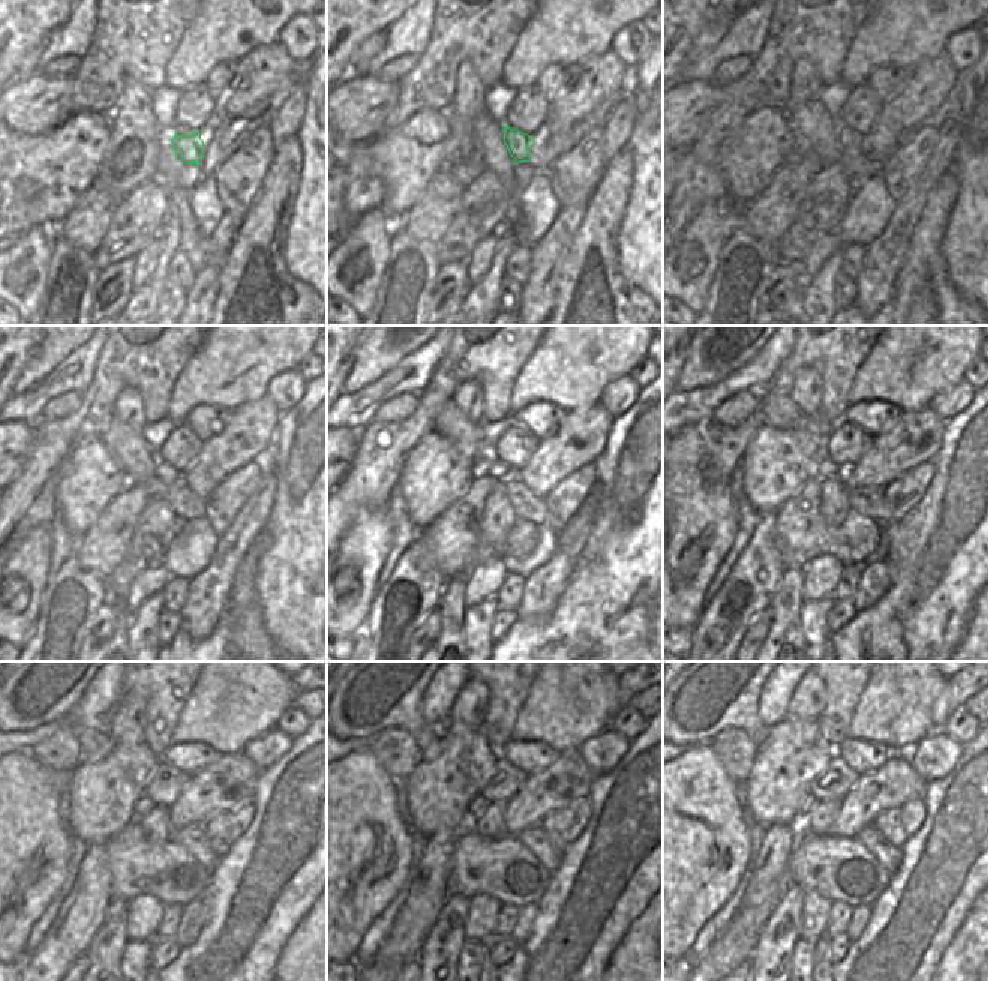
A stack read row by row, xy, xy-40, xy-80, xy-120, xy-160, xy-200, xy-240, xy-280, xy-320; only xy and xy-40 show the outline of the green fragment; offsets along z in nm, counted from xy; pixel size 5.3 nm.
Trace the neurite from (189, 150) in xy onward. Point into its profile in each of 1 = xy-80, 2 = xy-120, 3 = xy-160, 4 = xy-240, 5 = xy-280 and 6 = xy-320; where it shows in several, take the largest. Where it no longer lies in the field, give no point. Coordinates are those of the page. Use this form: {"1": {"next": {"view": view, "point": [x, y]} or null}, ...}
{"1": {"next": {"view": "xy-80", "point": [849, 140]}}, "2": {"next": {"view": "xy-120", "point": [165, 473]}}, "3": {"next": {"view": "xy-160", "point": [498, 470]}}, "4": {"next": {"view": "xy-240", "point": [143, 806]}}, "5": {"next": {"view": "xy-280", "point": [479, 804]}}, "6": {"next": {"view": "xy-320", "point": [808, 803]}}}

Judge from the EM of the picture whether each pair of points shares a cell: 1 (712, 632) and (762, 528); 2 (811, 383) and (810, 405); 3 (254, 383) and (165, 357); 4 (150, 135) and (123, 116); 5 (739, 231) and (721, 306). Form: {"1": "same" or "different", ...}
{"1": "same", "2": "same", "3": "different", "4": "same", "5": "same"}

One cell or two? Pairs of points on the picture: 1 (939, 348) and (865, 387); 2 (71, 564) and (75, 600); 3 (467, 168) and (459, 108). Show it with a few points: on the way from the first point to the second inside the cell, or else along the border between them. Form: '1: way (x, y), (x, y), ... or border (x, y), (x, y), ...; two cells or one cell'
1: way (921, 351), (904, 368), (883, 374); one cell
2: way (71, 573), (72, 591); one cell
3: way (465, 153), (462, 123); one cell

